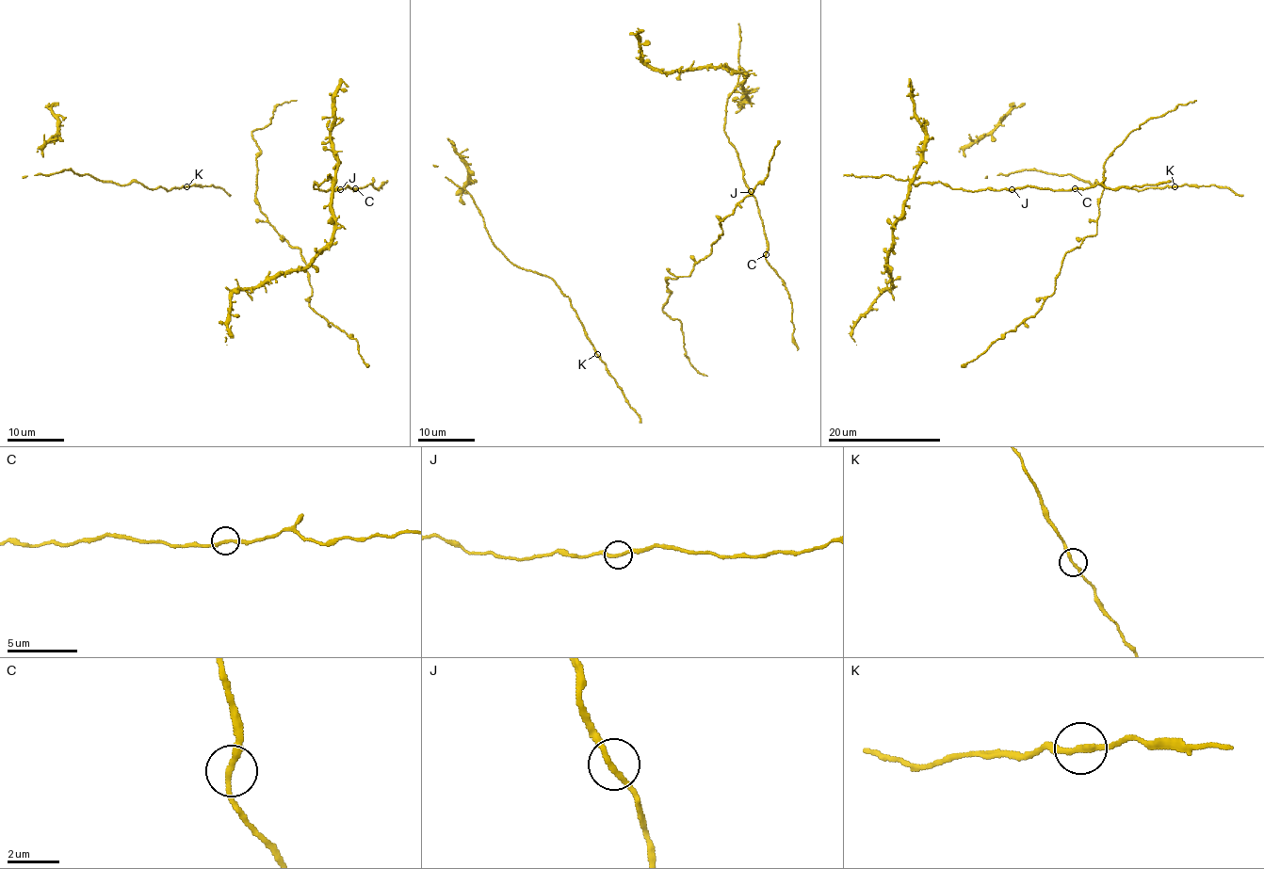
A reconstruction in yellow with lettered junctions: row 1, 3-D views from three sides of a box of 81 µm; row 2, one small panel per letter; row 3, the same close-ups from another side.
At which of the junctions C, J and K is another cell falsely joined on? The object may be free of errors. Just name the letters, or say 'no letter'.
no letter

